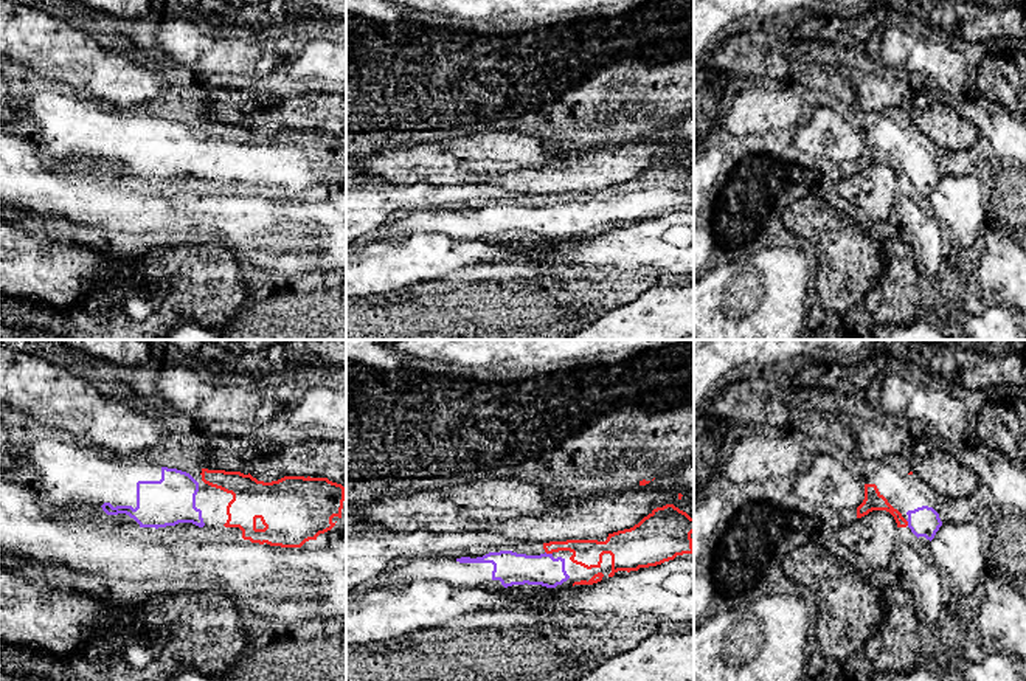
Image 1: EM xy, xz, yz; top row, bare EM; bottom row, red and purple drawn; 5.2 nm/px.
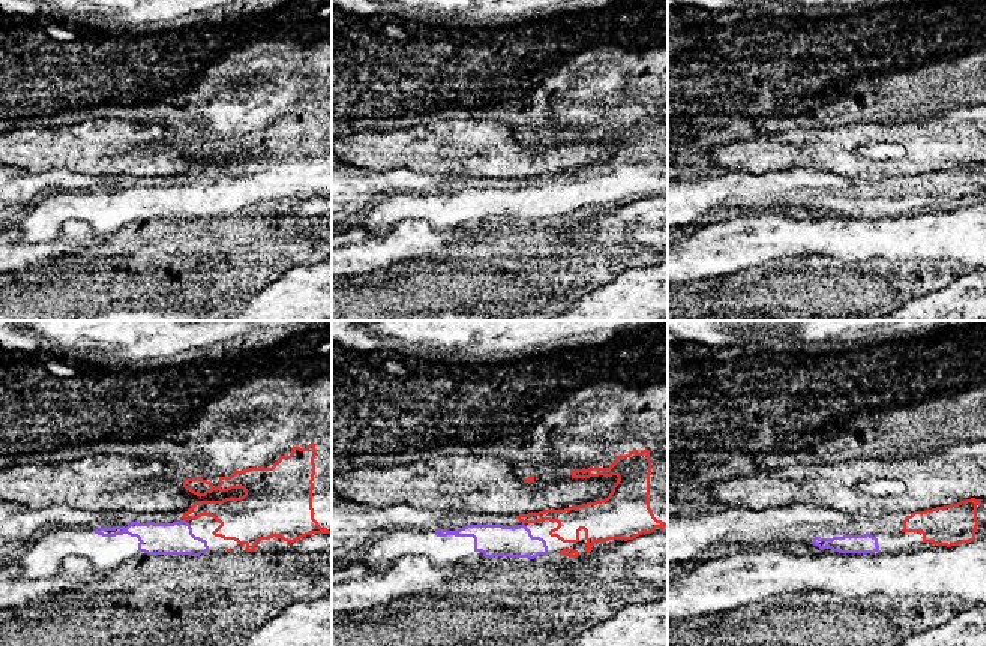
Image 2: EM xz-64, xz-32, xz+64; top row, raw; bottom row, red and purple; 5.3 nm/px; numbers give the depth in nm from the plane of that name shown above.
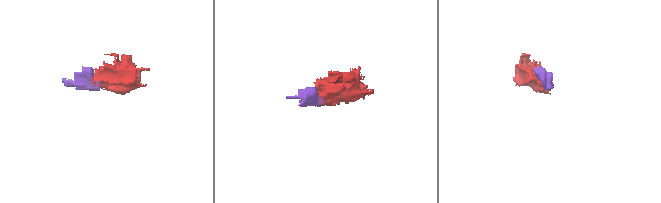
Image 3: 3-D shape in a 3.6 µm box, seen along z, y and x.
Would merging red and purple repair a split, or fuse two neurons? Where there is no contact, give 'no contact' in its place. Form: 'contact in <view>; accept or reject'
contact in xz; accept

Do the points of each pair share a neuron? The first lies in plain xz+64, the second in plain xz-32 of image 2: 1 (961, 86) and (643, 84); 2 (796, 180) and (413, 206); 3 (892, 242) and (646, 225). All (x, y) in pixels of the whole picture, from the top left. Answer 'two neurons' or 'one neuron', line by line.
1: one neuron
2: two neurons
3: one neuron

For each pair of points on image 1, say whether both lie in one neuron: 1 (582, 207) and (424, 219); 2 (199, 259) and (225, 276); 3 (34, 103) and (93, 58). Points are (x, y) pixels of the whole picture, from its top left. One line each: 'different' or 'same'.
1: same
2: same
3: different

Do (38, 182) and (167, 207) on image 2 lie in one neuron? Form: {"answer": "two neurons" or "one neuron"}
{"answer": "two neurons"}

